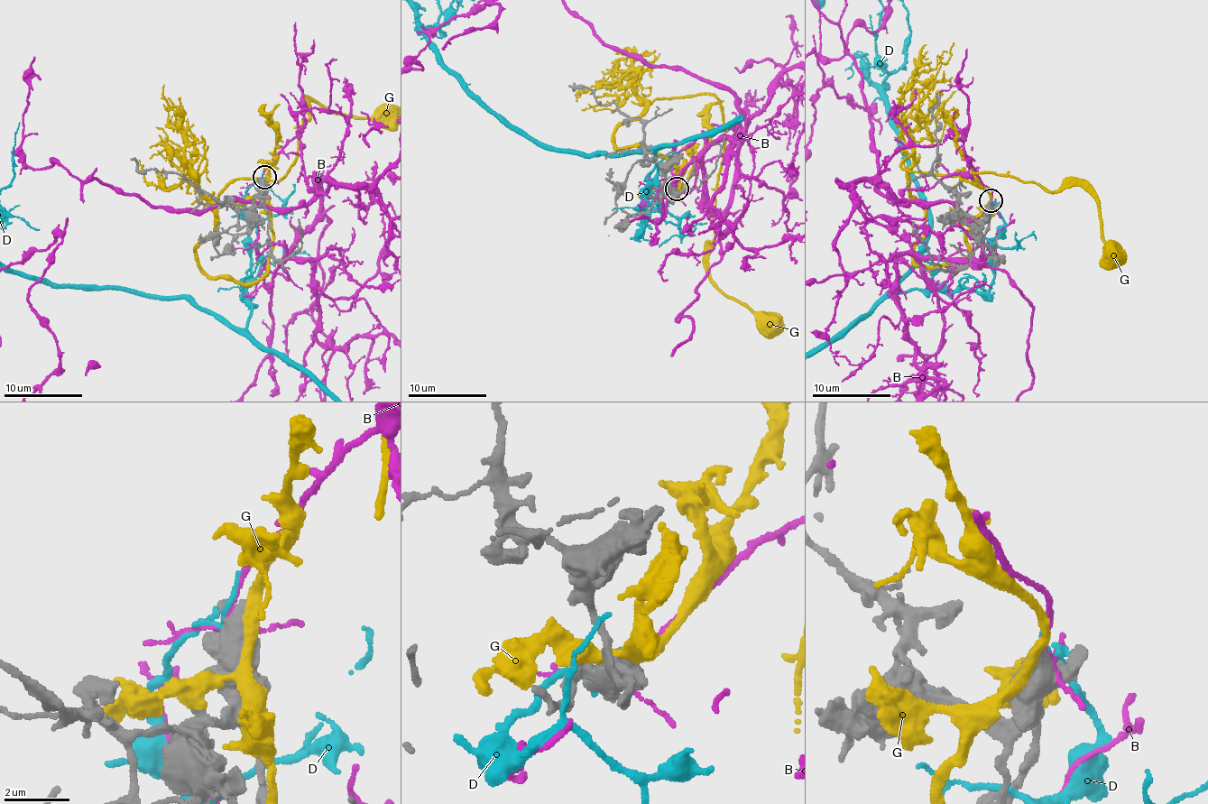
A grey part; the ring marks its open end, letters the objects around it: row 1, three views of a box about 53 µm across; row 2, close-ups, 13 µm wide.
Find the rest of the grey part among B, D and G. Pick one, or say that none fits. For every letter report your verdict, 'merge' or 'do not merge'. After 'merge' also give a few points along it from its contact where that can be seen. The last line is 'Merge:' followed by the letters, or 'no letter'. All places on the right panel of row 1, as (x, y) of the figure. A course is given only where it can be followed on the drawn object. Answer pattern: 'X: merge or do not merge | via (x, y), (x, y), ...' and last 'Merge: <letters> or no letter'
B: do not merge
D: do not merge
G: do not merge
Merge: no letter

